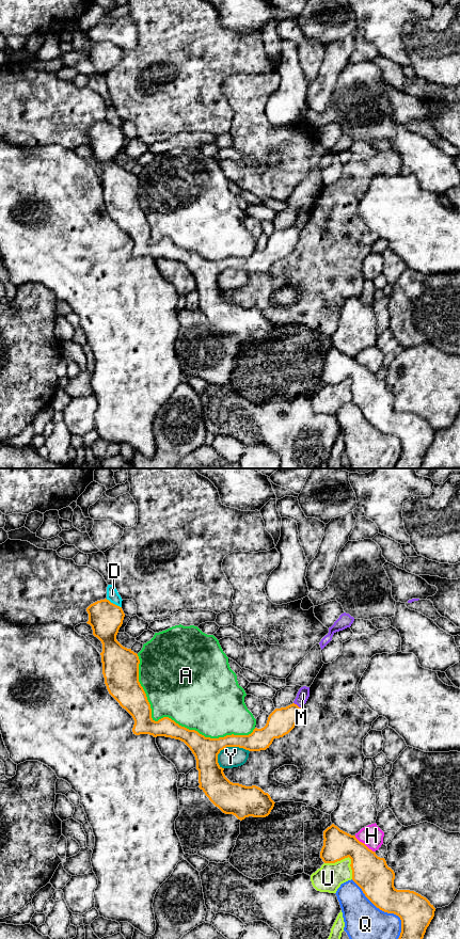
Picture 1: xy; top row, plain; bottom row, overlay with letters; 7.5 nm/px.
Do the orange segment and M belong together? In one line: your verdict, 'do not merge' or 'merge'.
do not merge

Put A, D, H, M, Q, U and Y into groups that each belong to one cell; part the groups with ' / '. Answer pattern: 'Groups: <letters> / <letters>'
Groups: A / D / H / M / Q / U / Y

